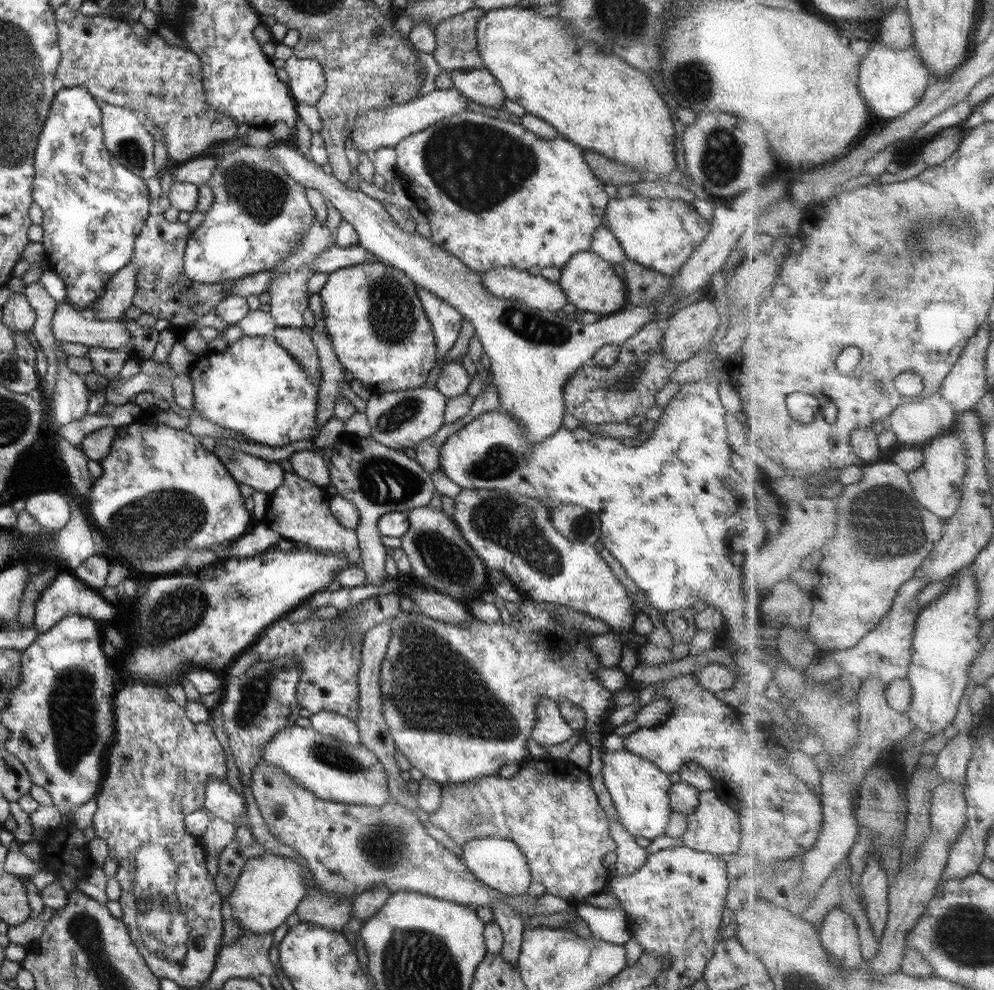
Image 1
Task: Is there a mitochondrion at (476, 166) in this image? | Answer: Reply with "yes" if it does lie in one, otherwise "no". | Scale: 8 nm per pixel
yes

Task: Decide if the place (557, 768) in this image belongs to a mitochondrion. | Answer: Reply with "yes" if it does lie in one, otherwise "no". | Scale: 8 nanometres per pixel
no

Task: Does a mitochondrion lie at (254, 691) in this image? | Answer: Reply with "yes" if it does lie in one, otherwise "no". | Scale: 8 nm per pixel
yes

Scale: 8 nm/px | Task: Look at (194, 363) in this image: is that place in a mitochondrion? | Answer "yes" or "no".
no

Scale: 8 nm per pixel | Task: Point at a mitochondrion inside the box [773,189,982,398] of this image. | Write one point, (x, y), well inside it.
(950, 218)

